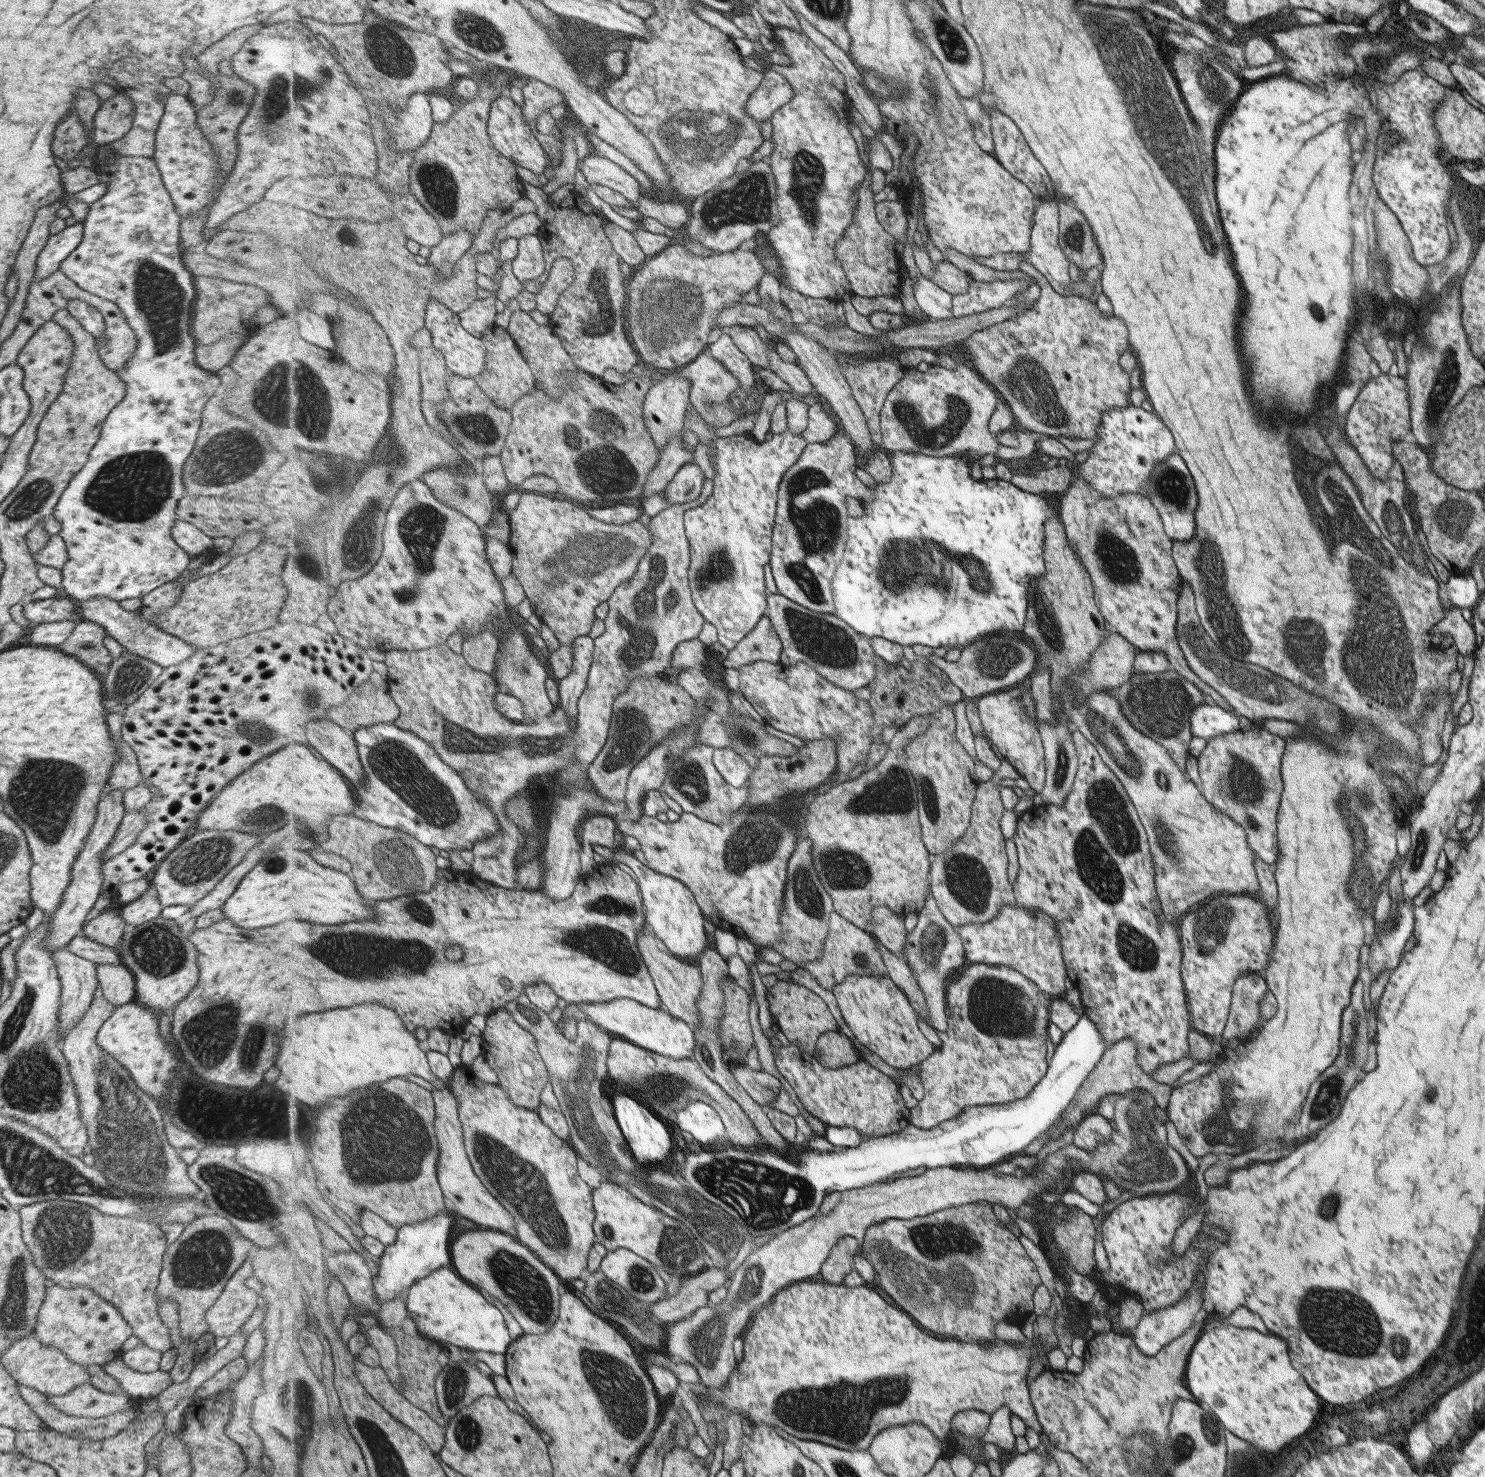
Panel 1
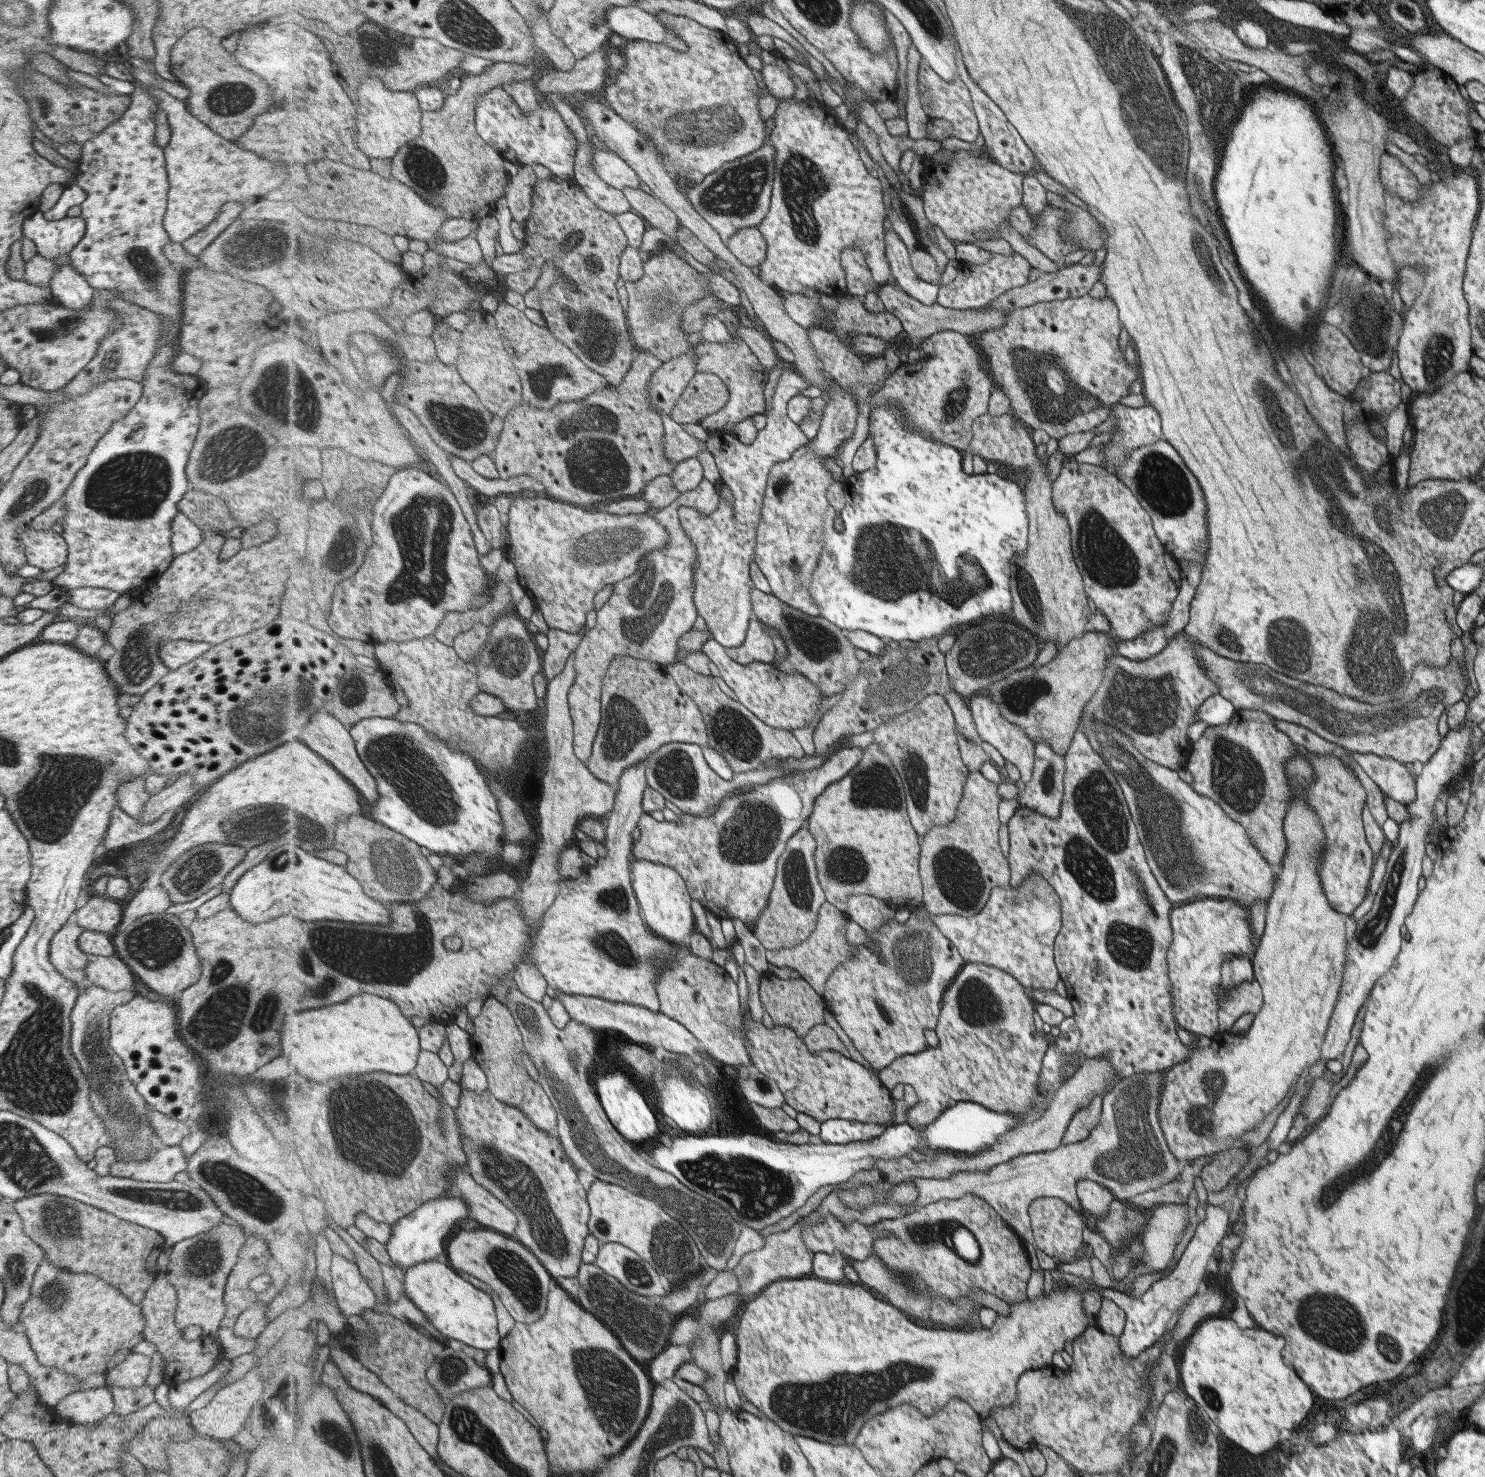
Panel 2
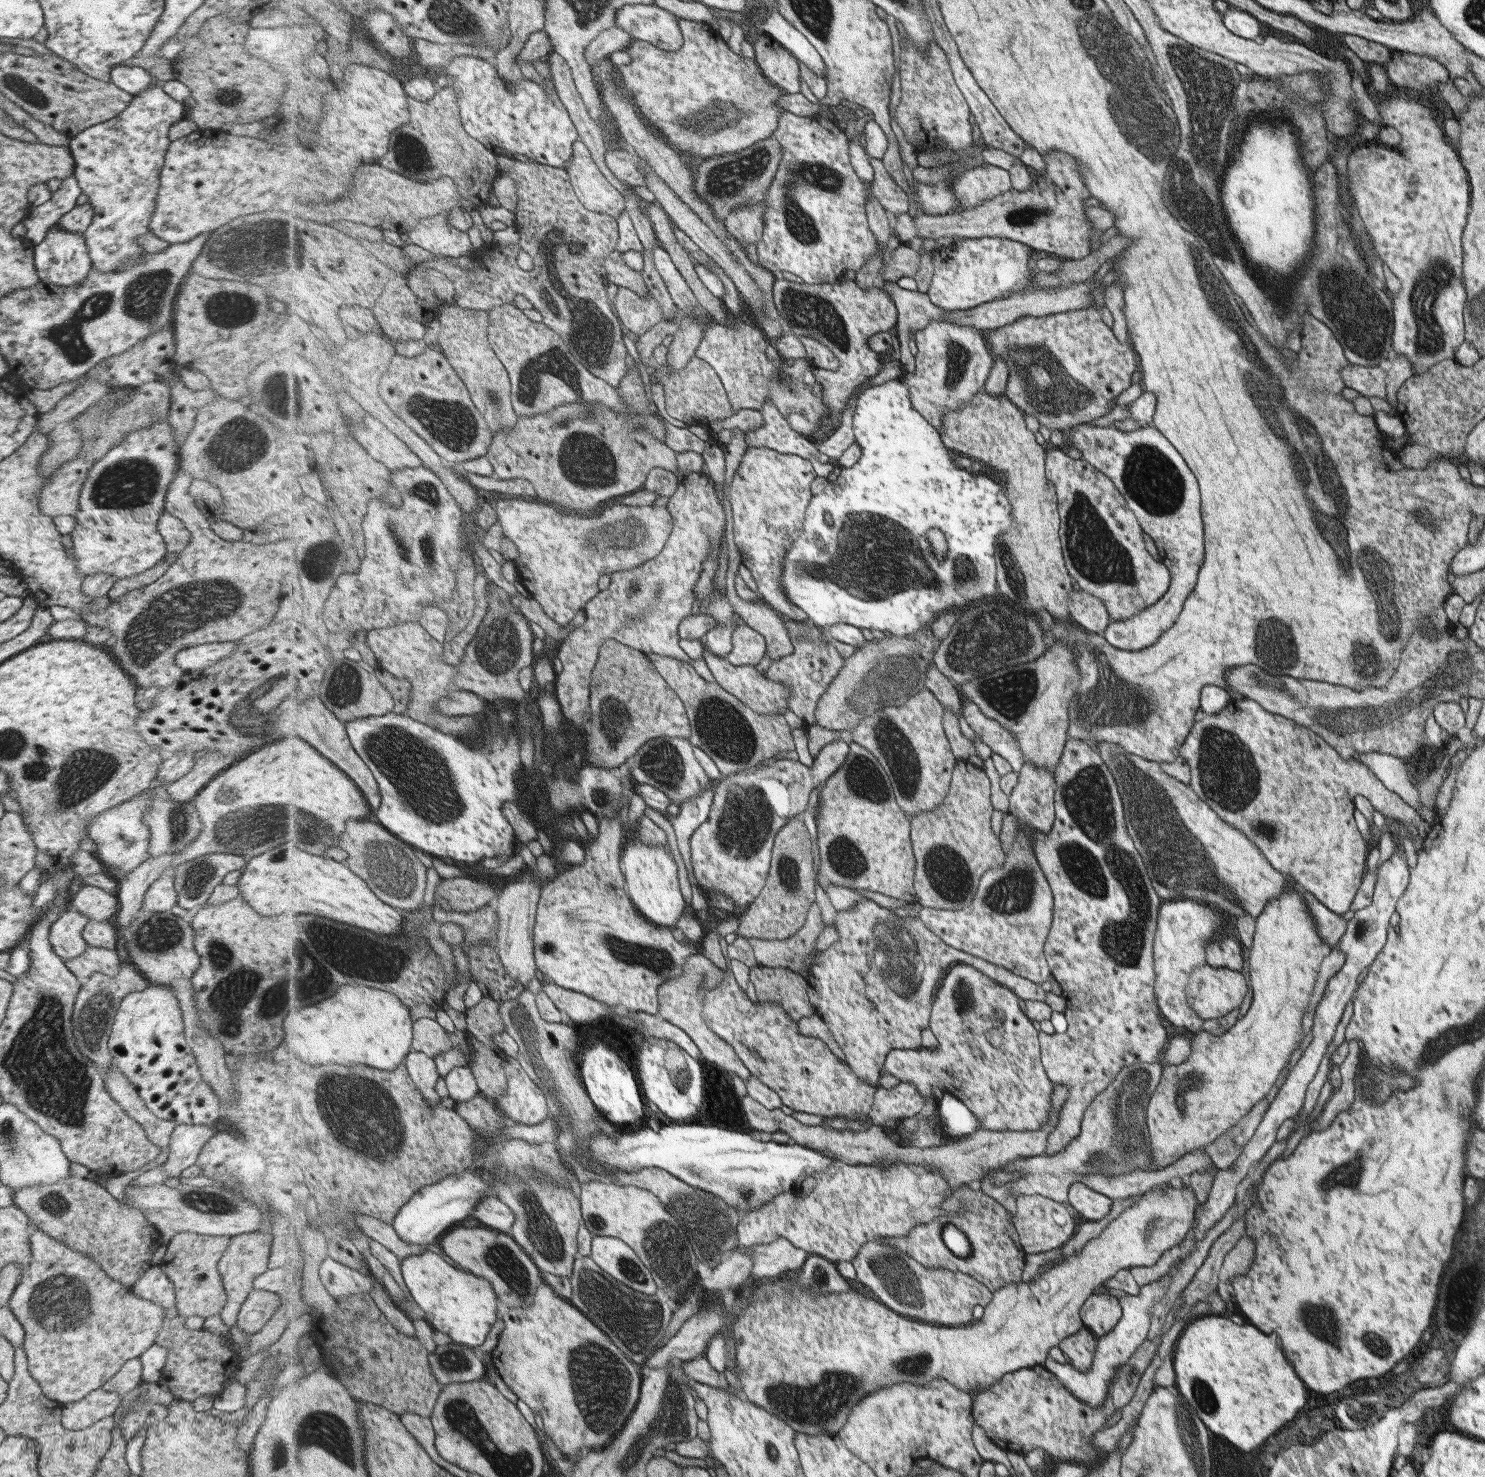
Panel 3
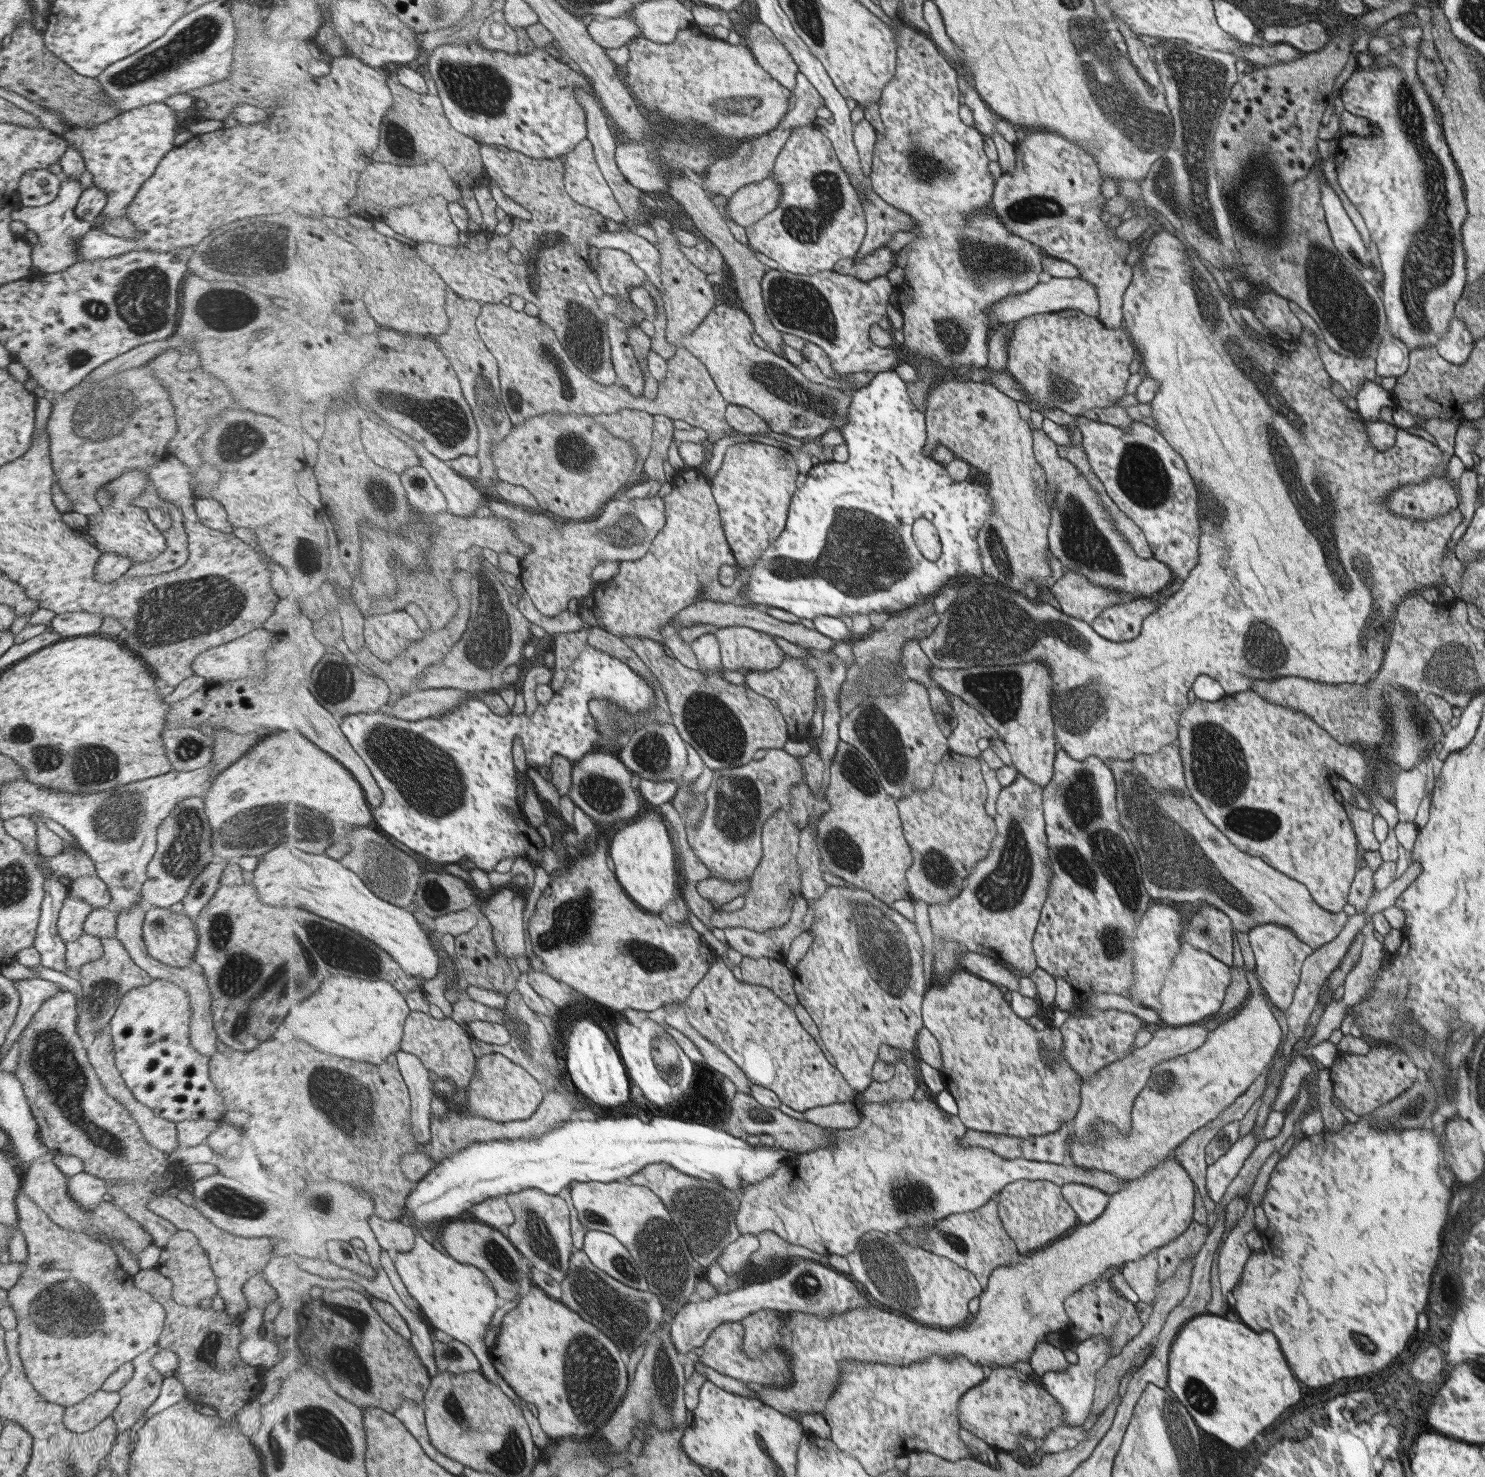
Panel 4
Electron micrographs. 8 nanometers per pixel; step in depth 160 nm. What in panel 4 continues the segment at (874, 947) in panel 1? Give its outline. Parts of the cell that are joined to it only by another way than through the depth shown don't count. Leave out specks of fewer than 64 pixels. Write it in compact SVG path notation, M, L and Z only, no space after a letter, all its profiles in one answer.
M801 897L795 903L791 920L785 926L772 928L767 932L755 932L741 926L725 928L727 943L744 956L751 958L763 958L765 956L784 962L795 938L807 931L803 924L805 924L805 916L807 916L809 907L809 900Z

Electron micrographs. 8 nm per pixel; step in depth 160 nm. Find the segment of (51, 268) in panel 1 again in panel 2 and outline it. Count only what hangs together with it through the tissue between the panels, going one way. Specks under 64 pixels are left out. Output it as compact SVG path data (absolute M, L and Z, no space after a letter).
M35 211L23 222L23 236L31 240L36 254L43 259L69 253L83 237L84 220L78 217L63 217L61 220L45 220L42 213Z

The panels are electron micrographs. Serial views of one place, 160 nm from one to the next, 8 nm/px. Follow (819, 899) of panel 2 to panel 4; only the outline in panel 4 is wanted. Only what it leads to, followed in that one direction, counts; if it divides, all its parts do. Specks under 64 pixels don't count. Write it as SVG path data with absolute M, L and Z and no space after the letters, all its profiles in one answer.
M783 808L778 810L765 823L762 828L762 848L763 859L758 870L755 871L753 879L751 880L752 887L743 896L744 907L741 910L727 911L716 909L711 916L711 924L717 928L737 928L739 926L754 930L755 932L767 932L772 928L779 928L785 926L792 917L795 903L803 897L802 891L802 870L797 862L799 849L801 849L801 829L798 824L790 817L789 809Z

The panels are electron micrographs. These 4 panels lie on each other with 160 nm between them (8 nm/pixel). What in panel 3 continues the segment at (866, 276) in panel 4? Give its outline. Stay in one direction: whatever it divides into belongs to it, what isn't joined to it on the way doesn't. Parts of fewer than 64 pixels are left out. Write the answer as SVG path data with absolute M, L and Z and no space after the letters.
M900 244L885 254L882 275L883 279L896 283L899 278L913 277L919 272L921 254L909 244Z

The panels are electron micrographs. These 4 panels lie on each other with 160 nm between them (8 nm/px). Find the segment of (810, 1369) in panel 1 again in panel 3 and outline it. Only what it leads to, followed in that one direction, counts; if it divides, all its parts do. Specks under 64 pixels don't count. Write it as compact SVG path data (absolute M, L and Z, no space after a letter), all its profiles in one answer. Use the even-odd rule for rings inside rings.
M1183 1183L1179 1189L1169 1184L1152 1187L1139 1196L1131 1207L1111 1220L1099 1237L1089 1239L1078 1252L1059 1259L1041 1274L1037 1273L1037 1278L1031 1282L1012 1282L994 1290L980 1320L969 1326L963 1325L963 1328L923 1324L923 1320L914 1318L907 1320L885 1303L852 1290L824 1295L802 1287L793 1279L765 1283L753 1292L748 1307L734 1320L738 1385L747 1400L767 1409L798 1433L832 1437L839 1436L849 1422L851 1406L857 1406L867 1394L883 1386L899 1382L921 1386L933 1382L935 1378L944 1378L973 1398L980 1390L994 1386L1006 1373L1043 1364L1051 1348L1057 1347L1059 1341L1075 1335L1083 1328L1080 1308L1095 1287L1115 1276L1119 1270L1155 1264L1165 1250L1188 1237L1194 1229L1195 1212L1198 1209L1194 1193L1187 1183ZM1149 1224L1153 1226L1151 1231L1147 1231ZM923 1358L927 1358L925 1364Z

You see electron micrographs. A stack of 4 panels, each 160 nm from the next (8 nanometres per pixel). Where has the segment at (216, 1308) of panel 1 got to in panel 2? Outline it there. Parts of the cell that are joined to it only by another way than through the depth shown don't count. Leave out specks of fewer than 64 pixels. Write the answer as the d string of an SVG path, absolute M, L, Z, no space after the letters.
M247 1238L244 1242L224 1284L222 1300L225 1302L225 1310L224 1317L220 1320L223 1328L232 1327L239 1314L247 1308L247 1304L255 1300L255 1294L247 1288L247 1282L253 1276L259 1276L267 1262L267 1248L261 1240Z

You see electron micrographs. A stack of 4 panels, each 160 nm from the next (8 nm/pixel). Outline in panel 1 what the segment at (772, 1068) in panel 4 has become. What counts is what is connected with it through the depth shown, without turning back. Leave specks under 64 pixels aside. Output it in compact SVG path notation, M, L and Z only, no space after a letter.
M781 1046L779 1053L773 1052L775 1065L779 1073L789 1082L798 1100L806 1109L823 1122L831 1126L848 1126L858 1130L865 1138L875 1138L897 1134L910 1126L911 1108L904 1099L901 1084L893 1080L887 1073L881 1072L863 1059L855 1064L841 1068L827 1068L821 1064L815 1055L805 1052L799 1046Z

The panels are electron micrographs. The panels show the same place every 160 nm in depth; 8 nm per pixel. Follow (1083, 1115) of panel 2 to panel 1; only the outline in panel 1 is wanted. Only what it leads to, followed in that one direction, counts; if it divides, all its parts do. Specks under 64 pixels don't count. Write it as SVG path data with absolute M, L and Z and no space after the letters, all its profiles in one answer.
M1091 1112L1077 1123L1073 1133L1072 1144L1077 1148L1091 1152L1098 1148L1098 1144L1108 1142L1111 1133L1111 1122L1103 1118L1103 1116Z

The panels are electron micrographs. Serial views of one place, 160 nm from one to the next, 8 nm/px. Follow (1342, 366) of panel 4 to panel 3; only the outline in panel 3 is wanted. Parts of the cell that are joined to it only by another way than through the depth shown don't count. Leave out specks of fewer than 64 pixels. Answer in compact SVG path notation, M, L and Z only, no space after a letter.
M1348 363L1339 371L1343 386L1352 388L1361 396L1385 398L1385 372L1382 365L1361 366Z

